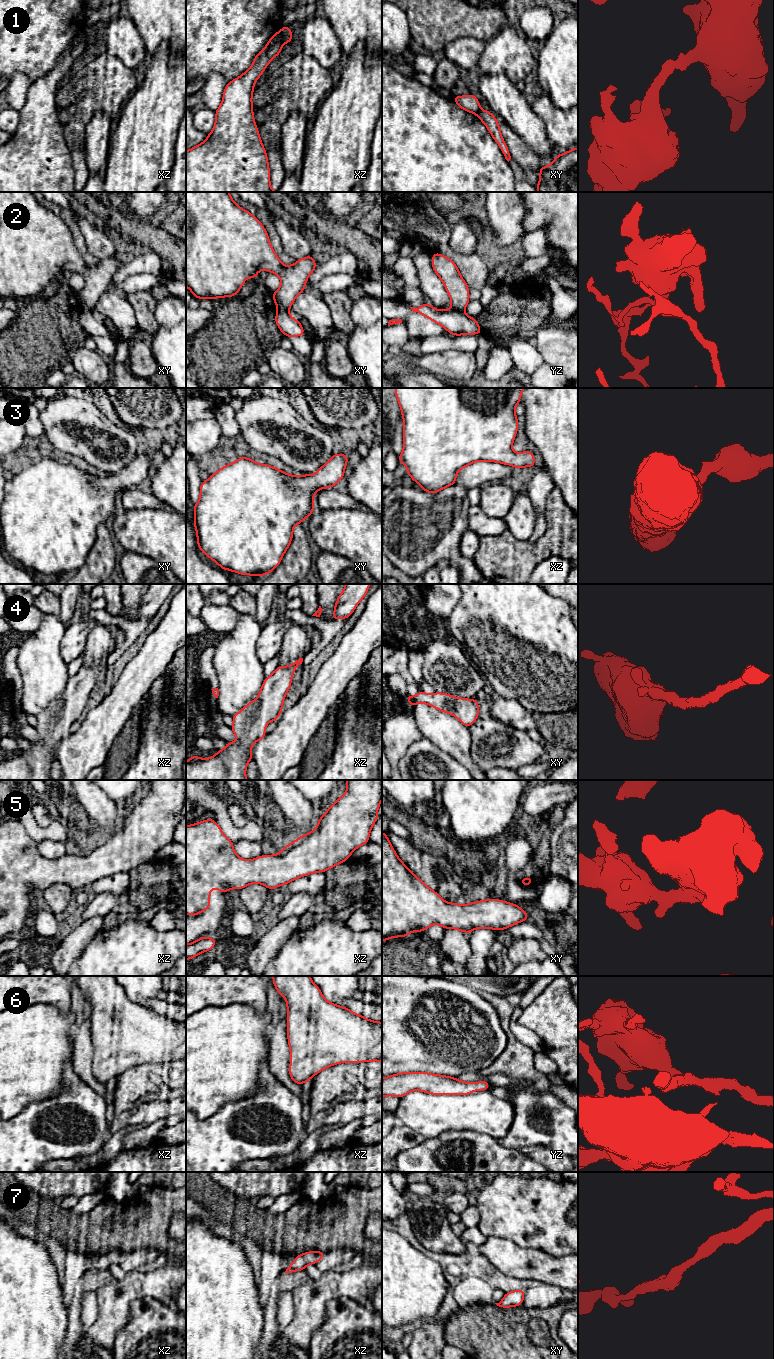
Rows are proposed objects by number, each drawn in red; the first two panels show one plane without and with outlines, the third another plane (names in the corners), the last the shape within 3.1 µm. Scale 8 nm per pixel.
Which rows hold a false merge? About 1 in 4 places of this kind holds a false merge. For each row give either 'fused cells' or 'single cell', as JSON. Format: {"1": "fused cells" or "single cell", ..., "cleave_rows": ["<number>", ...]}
{"1": "fused cells", "2": "fused cells", "3": "single cell", "4": "single cell", "5": "single cell", "6": "single cell", "7": "single cell", "cleave_rows": ["1", "2"]}

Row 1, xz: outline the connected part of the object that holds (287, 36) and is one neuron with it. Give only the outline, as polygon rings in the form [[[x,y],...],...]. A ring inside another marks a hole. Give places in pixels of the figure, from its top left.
[[[284,26],[281,28],[281,33],[283,37],[283,42],[284,43],[289,43],[293,39],[293,35],[291,33],[291,28],[289,26]]]

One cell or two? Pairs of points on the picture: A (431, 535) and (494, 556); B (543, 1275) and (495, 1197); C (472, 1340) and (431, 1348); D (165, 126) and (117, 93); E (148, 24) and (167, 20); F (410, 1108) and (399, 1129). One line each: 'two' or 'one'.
A: two
B: two
C: two
D: two
E: one
F: two

